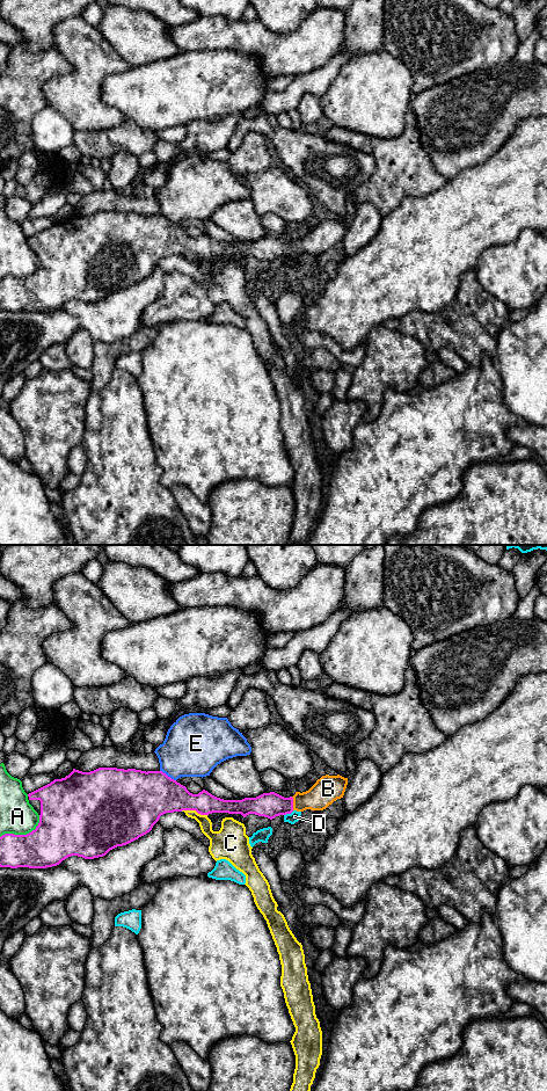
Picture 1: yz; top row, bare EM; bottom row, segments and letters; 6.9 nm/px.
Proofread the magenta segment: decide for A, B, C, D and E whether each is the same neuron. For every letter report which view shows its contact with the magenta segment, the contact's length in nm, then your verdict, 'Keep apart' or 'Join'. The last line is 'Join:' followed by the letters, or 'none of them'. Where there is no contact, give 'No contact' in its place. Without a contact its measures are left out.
A: Touches magenta in yz. Shared border 320 nm. Keep apart
B: Touches magenta in yz. Shared border 100 nm. Join
C: Touches magenta in yz. Shared border 190 nm. Keep apart
D: Touches magenta in yz. Shared border 80 nm. Keep apart
E: Touches magenta in yz. Shared border 130 nm. Keep apart
Join: B

